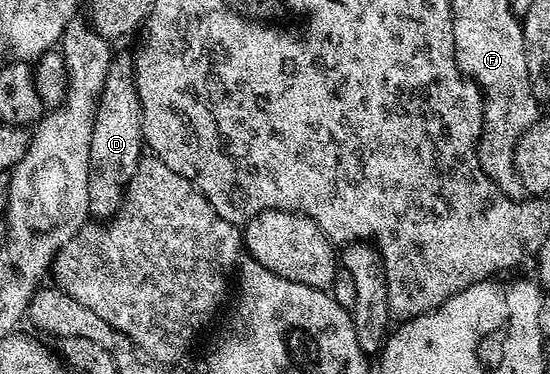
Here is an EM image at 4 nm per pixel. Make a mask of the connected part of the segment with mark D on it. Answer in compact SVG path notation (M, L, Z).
M119 51L106 70L105 84L94 111L93 136L89 150L89 202L91 214L108 219L119 208L129 180L143 156L143 114L136 88L134 55Z

